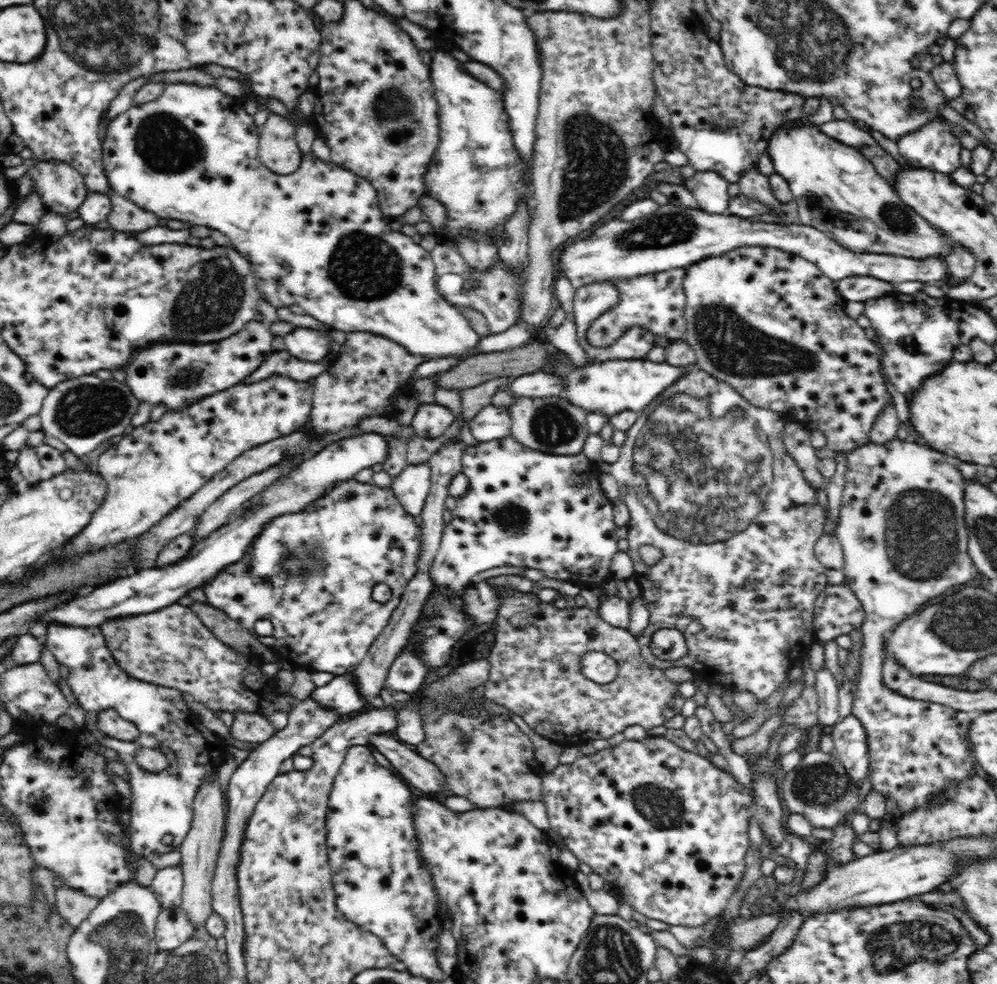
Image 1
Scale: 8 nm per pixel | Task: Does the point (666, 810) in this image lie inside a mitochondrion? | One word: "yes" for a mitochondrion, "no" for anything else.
yes

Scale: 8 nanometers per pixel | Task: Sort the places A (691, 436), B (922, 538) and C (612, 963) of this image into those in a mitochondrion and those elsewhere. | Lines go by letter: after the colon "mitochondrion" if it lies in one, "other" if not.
A: mitochondrion
B: mitochondrion
C: mitochondrion

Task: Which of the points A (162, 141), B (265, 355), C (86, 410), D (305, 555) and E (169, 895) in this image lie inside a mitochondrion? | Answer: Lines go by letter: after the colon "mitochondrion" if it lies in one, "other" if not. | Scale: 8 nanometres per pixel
A: mitochondrion
B: other
C: mitochondrion
D: mitochondrion
E: other

